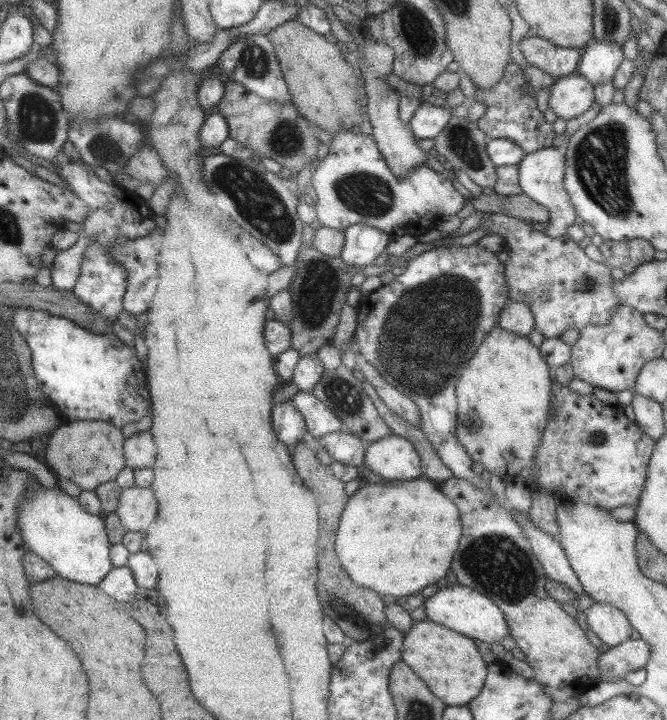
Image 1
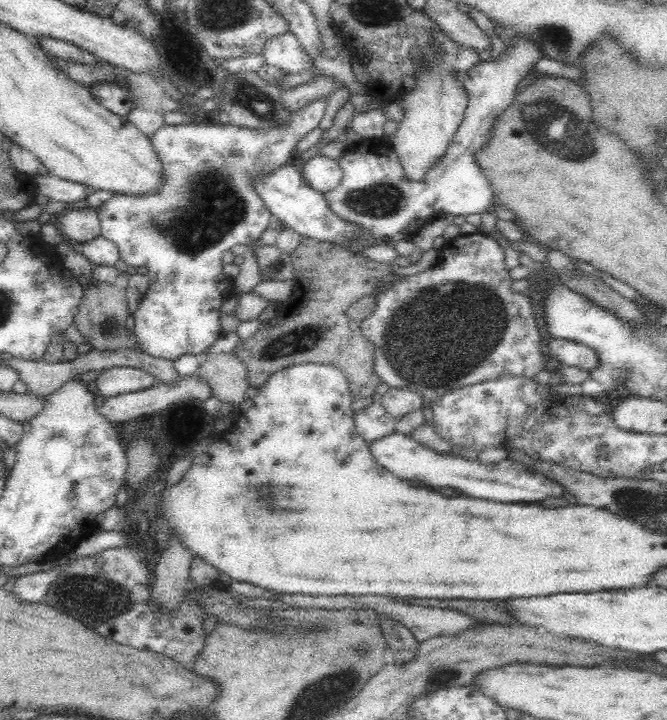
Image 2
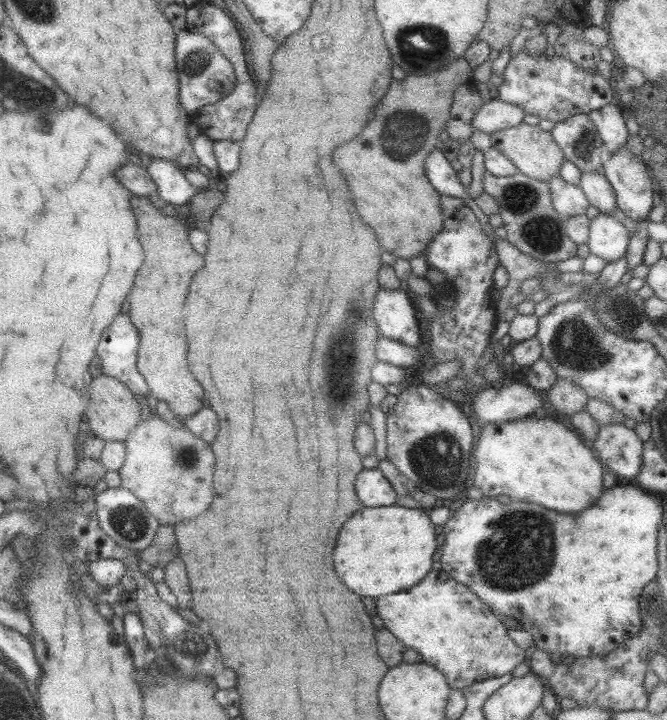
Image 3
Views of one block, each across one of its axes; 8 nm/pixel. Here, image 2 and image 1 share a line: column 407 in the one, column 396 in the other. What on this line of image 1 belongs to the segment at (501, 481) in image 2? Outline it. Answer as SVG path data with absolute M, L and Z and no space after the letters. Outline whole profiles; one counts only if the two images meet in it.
M397 434L372 441L365 450L364 464L388 480L407 481L422 477L420 451Z

